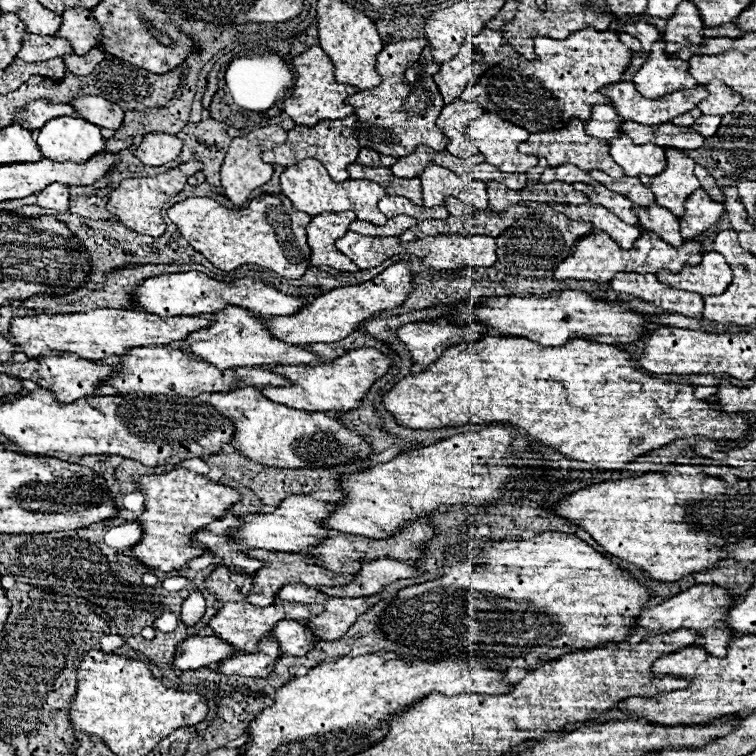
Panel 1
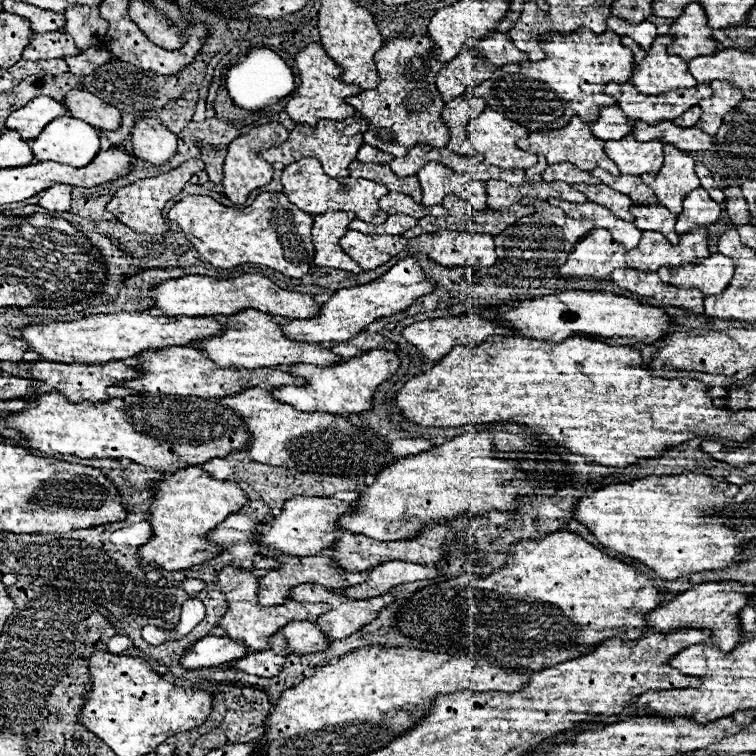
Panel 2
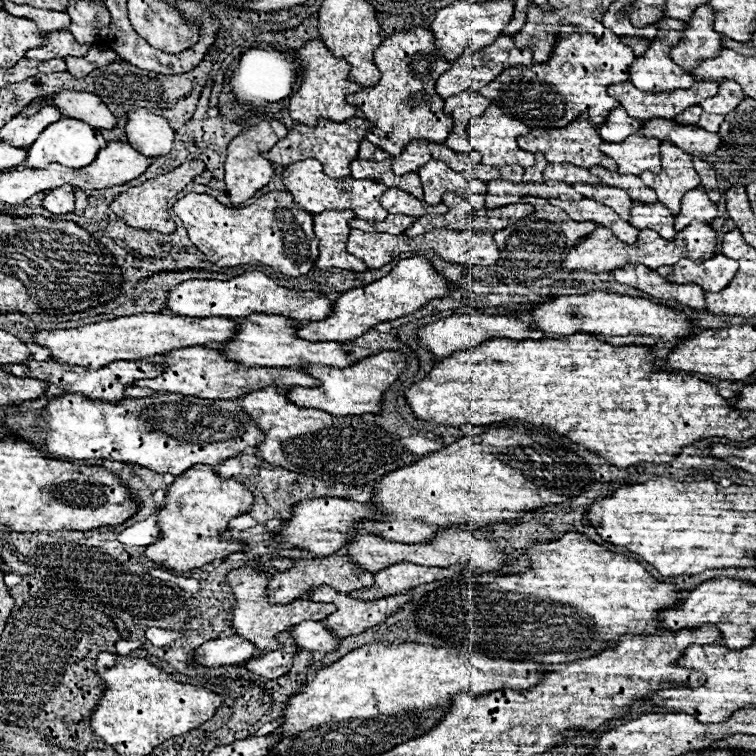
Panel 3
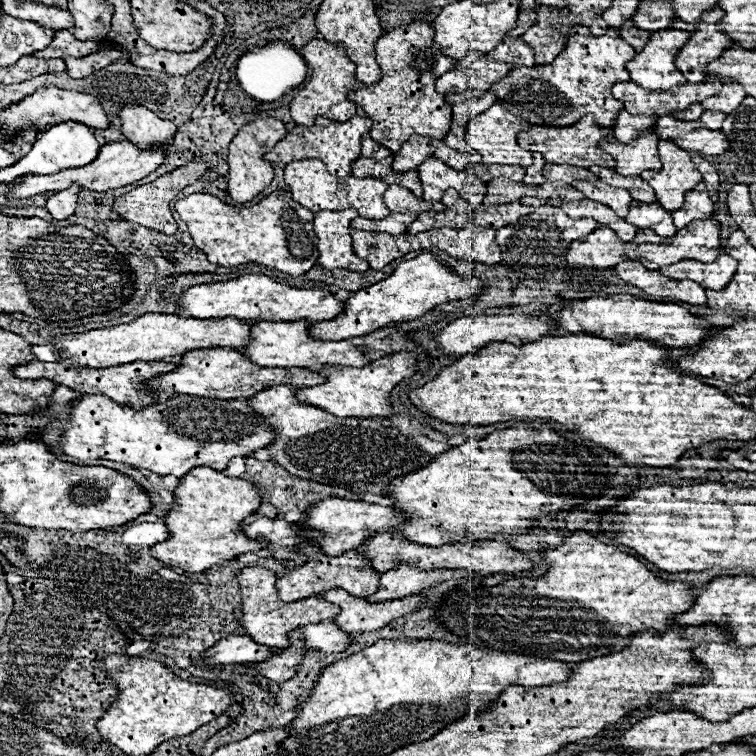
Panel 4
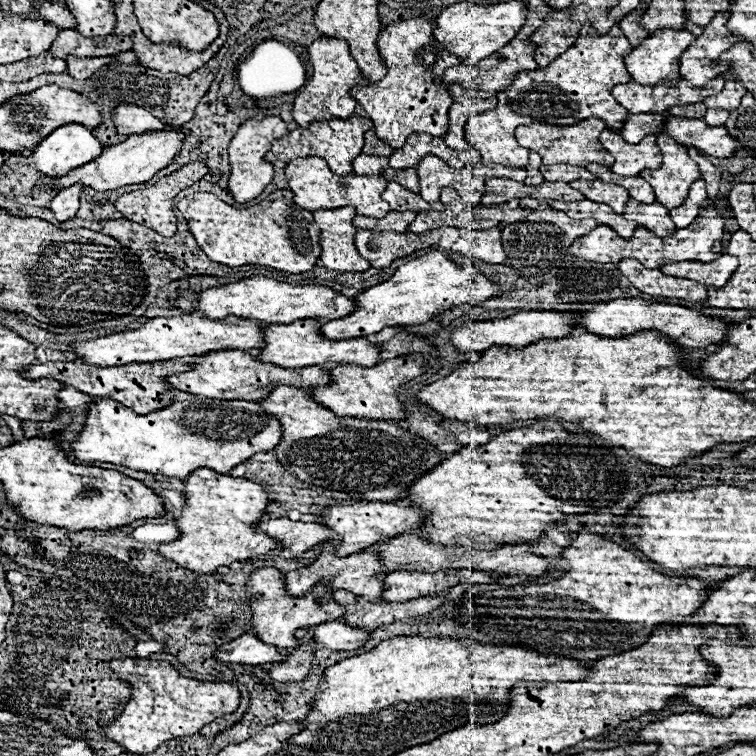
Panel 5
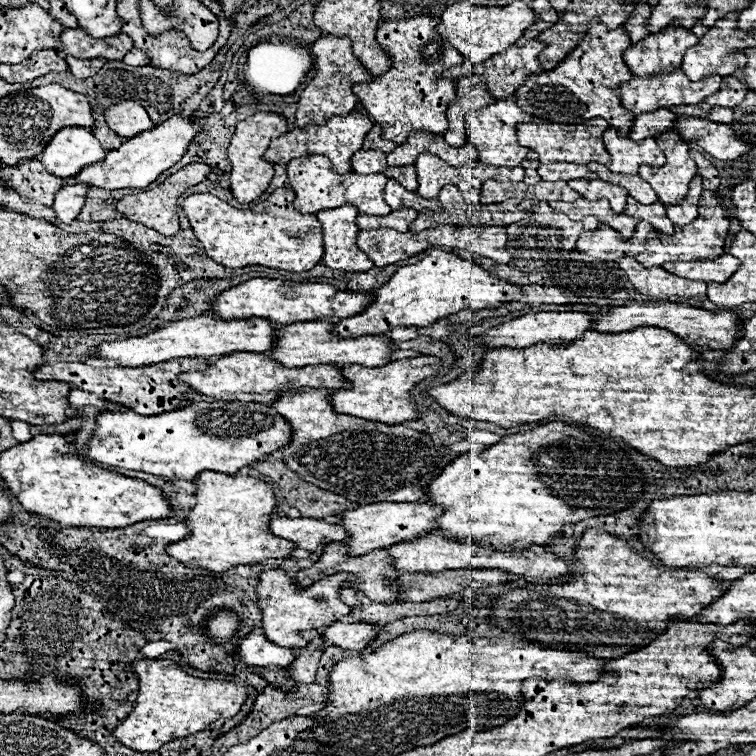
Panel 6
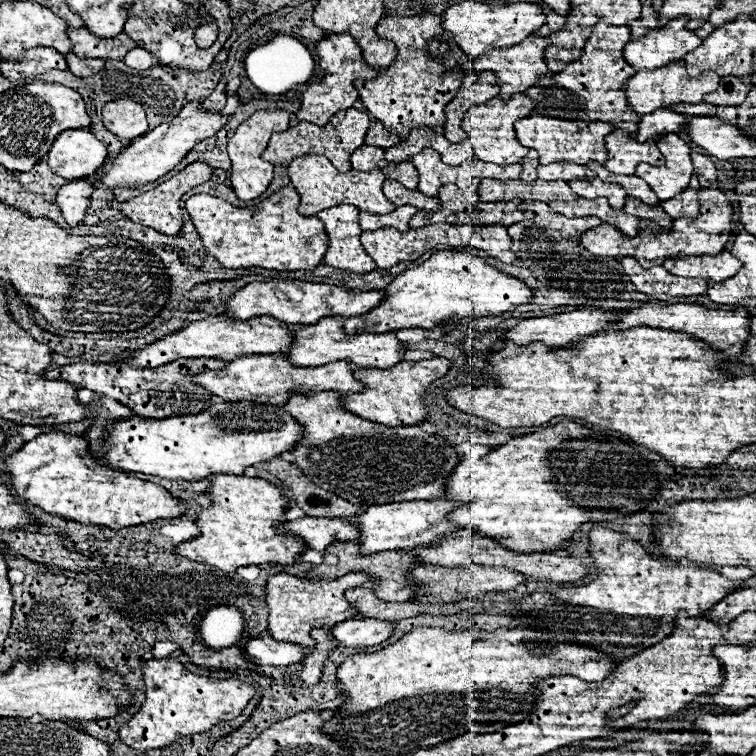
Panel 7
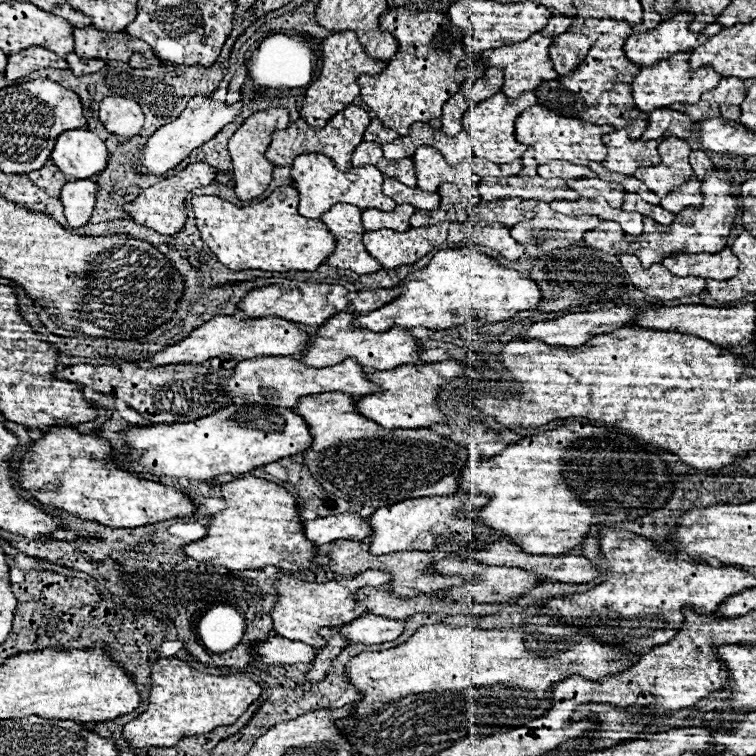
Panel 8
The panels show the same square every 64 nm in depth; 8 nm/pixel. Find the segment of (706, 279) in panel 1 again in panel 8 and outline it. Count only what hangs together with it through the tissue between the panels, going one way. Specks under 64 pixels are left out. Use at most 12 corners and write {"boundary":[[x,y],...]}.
{"boundary":[[676,254],[662,262],[676,276],[730,280],[738,258],[718,254]]}

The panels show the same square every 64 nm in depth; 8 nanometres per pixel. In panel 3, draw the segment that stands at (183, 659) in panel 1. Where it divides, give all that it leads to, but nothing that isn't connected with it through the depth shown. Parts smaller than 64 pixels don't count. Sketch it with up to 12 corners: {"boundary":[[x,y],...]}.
{"boundary":[[234,634],[204,642],[192,664],[242,664],[260,652]]}

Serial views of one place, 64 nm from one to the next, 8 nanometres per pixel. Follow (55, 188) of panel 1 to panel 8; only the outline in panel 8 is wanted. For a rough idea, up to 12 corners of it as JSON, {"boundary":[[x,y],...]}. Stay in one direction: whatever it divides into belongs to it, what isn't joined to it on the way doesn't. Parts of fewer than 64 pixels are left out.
{"boundary":[[64,184],[60,202],[72,228],[88,224],[98,184]]}

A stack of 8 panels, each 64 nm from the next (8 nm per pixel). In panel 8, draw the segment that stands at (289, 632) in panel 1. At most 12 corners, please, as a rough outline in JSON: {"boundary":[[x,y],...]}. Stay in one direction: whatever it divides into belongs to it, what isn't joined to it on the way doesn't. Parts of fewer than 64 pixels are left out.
{"boundary":[[364,614],[340,634],[352,644],[396,640],[404,620]]}

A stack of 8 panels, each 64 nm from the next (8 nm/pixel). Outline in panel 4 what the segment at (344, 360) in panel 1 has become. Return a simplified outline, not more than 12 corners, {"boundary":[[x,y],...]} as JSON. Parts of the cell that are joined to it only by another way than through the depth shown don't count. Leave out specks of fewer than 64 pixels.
{"boundary":[[412,352],[362,368],[324,366],[326,384],[296,390],[338,418],[390,416],[392,388],[416,372]]}

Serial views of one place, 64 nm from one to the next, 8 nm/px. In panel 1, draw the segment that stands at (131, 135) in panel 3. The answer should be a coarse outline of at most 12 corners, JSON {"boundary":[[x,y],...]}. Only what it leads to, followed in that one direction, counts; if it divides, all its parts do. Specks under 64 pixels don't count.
{"boundary":[[164,132],[144,134],[136,148],[146,166],[176,160],[182,140]]}

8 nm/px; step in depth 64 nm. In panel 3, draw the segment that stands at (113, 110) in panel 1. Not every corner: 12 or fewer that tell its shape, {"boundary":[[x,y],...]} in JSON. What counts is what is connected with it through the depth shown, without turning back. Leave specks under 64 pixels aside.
{"boundary":[[62,90],[46,100],[62,116],[112,130],[116,116],[90,92]]}

